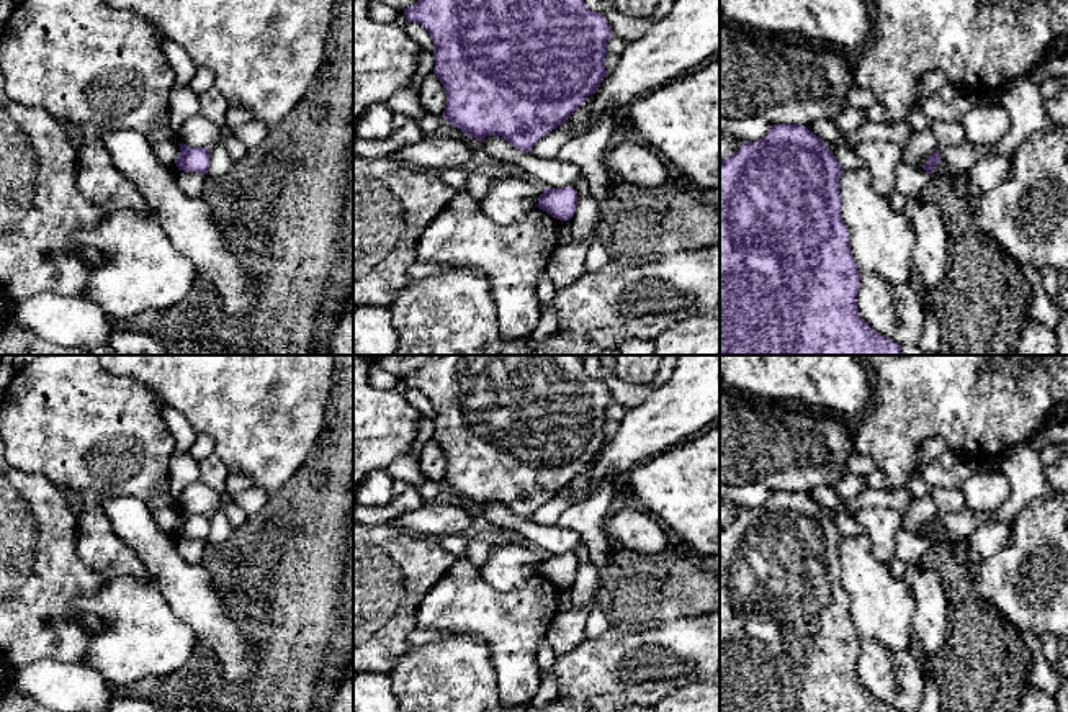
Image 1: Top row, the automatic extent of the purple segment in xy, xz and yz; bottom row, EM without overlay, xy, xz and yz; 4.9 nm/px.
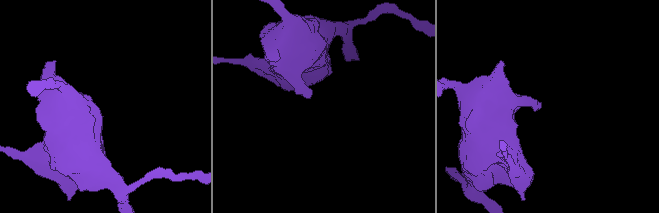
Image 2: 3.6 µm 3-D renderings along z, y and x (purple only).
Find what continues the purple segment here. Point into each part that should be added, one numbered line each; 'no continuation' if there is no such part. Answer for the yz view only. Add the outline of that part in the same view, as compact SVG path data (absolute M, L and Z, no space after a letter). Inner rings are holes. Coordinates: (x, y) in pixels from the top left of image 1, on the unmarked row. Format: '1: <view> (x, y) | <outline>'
no continuation

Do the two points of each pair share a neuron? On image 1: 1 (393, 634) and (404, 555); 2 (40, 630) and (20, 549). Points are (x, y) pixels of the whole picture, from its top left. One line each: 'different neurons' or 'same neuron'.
1: same neuron
2: same neuron

